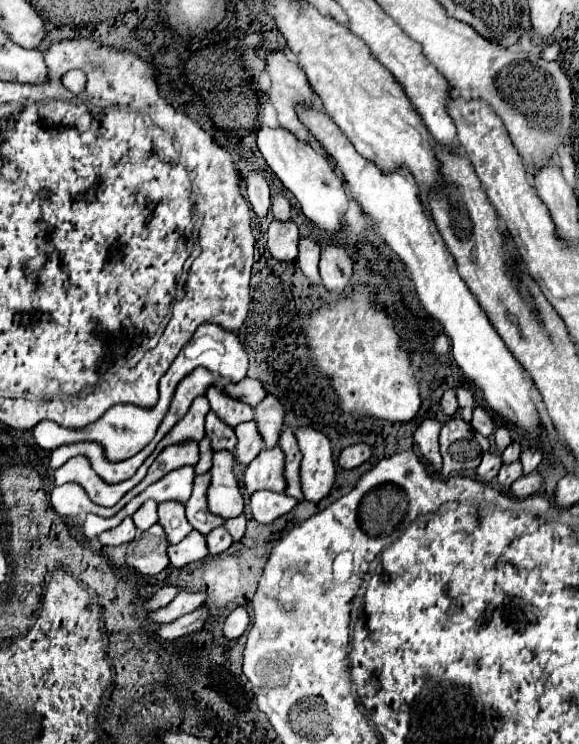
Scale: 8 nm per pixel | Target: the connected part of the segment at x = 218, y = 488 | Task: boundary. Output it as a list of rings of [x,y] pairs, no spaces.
[[[216,451],[212,457],[212,481],[206,491],[210,513],[226,519],[238,517],[244,511],[244,495],[234,475],[232,453]]]

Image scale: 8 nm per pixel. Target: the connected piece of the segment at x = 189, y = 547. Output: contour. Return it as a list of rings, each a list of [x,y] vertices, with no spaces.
[[[192,531],[188,537],[184,537],[178,545],[168,547],[168,559],[174,567],[184,567],[192,561],[204,561],[208,557],[206,537]]]

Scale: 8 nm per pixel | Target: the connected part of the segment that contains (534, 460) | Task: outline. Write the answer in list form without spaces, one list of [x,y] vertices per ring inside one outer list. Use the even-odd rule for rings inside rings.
[[[526,449],[522,453],[520,461],[524,465],[524,473],[532,473],[540,465],[540,461],[542,461],[542,451],[540,449]]]

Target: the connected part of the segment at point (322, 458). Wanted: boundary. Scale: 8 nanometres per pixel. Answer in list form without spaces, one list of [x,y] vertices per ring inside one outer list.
[[[310,427],[298,429],[296,439],[302,451],[300,481],[304,499],[318,503],[324,495],[328,495],[336,477],[336,465],[332,459],[330,441],[324,433],[314,431]]]

